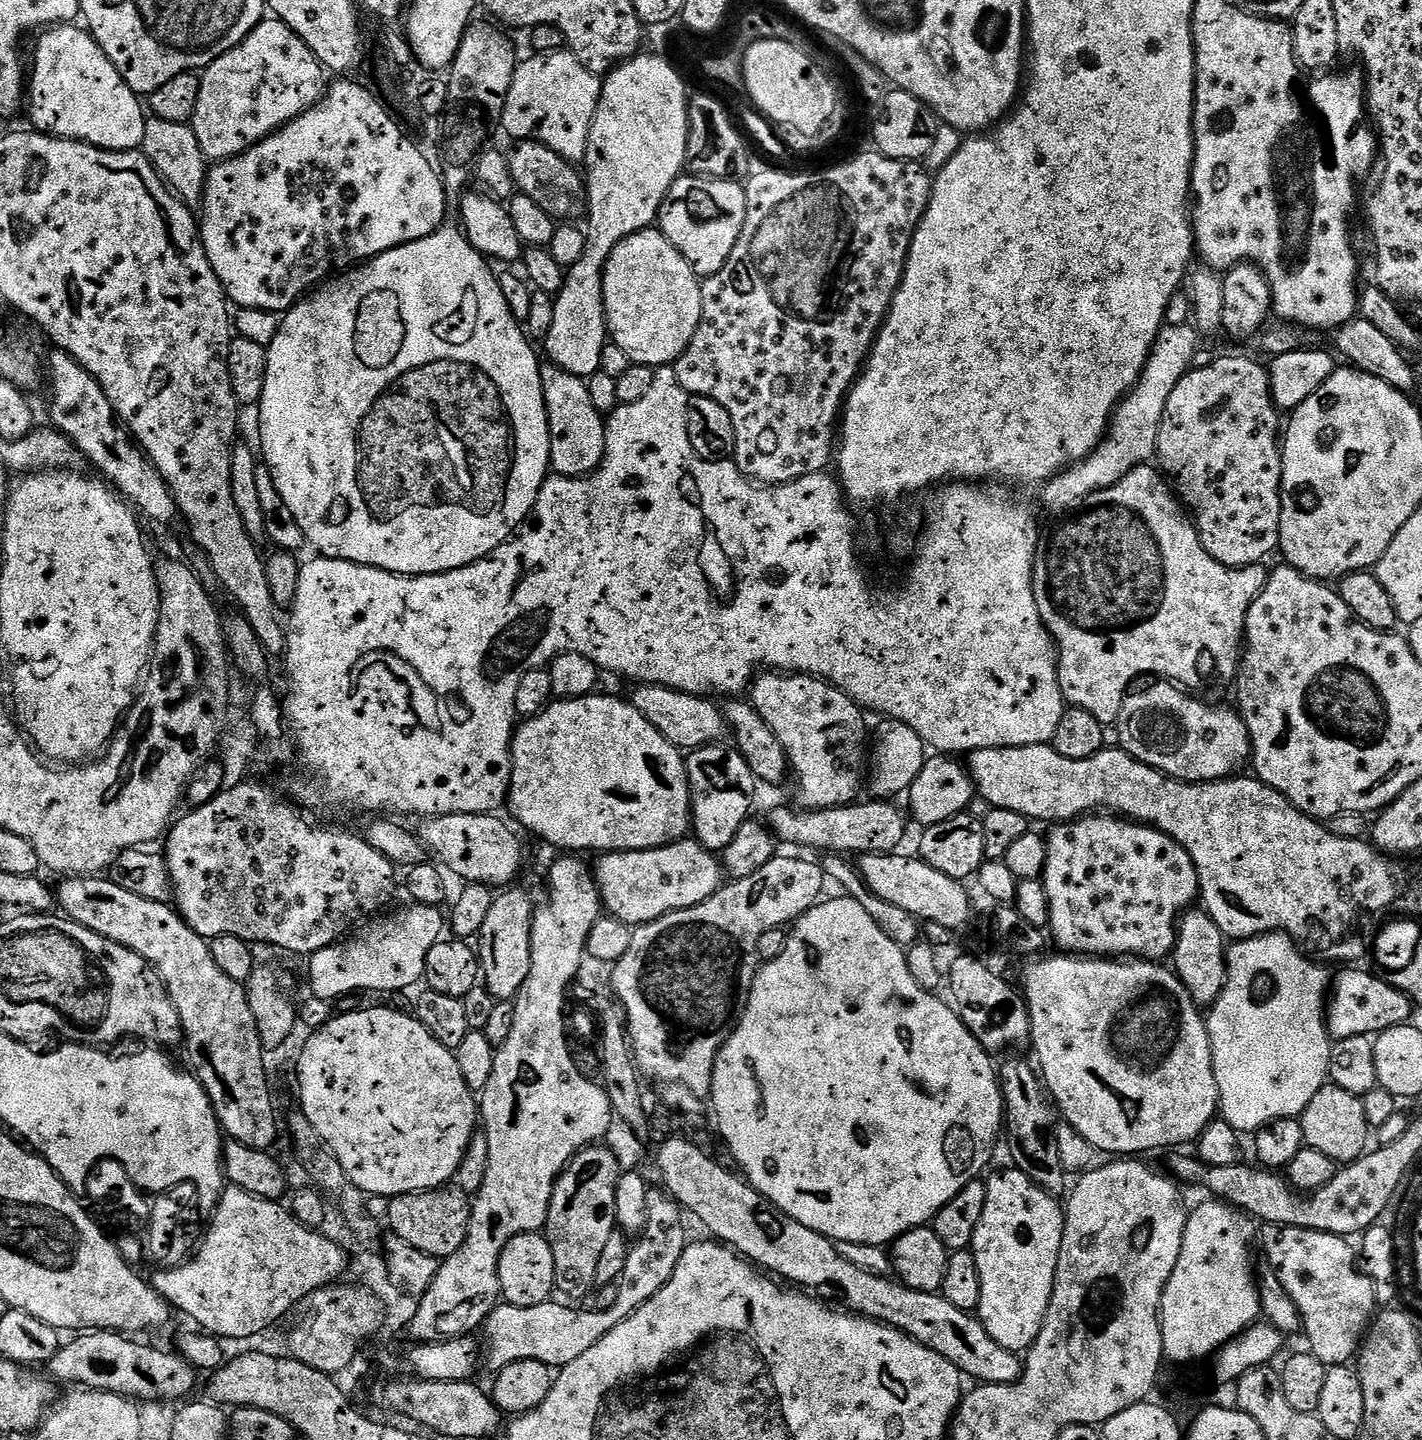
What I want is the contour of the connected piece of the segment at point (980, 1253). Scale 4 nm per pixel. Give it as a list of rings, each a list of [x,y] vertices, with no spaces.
[[[1007,1171],[987,1177],[986,1206],[982,1206],[982,1218],[978,1218],[970,1251],[974,1254],[974,1262],[978,1262],[978,1278],[982,1282],[978,1319],[982,1326],[986,1326],[986,1334],[990,1334],[998,1346],[1024,1354],[1044,1328],[1058,1270],[1058,1254],[1062,1250],[1065,1209],[1053,1193],[1043,1192],[1033,1180],[1026,1178],[1026,1174]]]

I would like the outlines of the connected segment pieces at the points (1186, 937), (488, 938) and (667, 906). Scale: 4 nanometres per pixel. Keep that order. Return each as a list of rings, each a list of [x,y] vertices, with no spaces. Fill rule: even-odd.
[[[1189,910],[1180,917],[1176,929],[1176,946],[1172,949],[1170,960],[1176,977],[1182,986],[1186,986],[1190,998],[1197,1006],[1210,1006],[1222,994],[1228,977],[1226,937],[1222,930],[1218,930],[1218,926],[1214,926],[1214,918],[1210,918],[1207,912]]]
[[[508,886],[495,893],[490,914],[486,914],[486,922],[482,922],[478,937],[482,984],[488,987],[489,994],[493,996],[491,999],[496,1002],[515,1001],[516,995],[522,990],[522,982],[526,982],[526,974],[530,974],[534,903],[526,889],[516,887]]]
[[[695,838],[637,852],[609,852],[594,864],[603,911],[627,926],[649,924],[671,912],[698,906],[720,891],[726,880],[721,861]]]

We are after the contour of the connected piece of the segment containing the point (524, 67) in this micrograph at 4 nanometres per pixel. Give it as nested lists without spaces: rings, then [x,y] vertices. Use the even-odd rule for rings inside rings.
[[[561,50],[547,54],[532,54],[529,60],[521,59],[516,66],[513,81],[510,82],[509,93],[506,94],[502,128],[513,136],[513,141],[534,140],[544,144],[554,154],[573,162],[583,161],[588,149],[590,126],[596,117],[596,107],[600,101],[601,81],[596,75],[584,68],[577,56],[571,51]]]

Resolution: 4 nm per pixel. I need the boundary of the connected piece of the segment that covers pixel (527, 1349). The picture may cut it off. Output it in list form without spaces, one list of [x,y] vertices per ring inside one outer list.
[[[660,1188],[658,1190],[649,1189],[646,1198],[645,1226],[637,1237],[636,1241],[638,1242],[635,1241],[629,1249],[626,1266],[623,1267],[623,1272],[617,1280],[618,1300],[616,1303],[606,1309],[590,1308],[590,1310],[576,1310],[572,1308],[573,1306],[561,1304],[557,1300],[540,1303],[538,1306],[532,1307],[514,1307],[512,1304],[499,1303],[482,1326],[485,1365],[488,1364],[490,1371],[497,1372],[514,1362],[532,1360],[542,1362],[543,1365],[553,1370],[559,1370],[569,1365],[570,1362],[574,1362],[579,1355],[586,1354],[610,1330],[614,1330],[615,1326],[624,1322],[634,1310],[640,1309],[673,1276],[674,1269],[678,1266],[678,1261],[682,1258],[682,1254],[688,1245],[684,1220],[686,1221],[683,1209],[676,1203],[675,1199],[669,1196],[667,1191]]]

